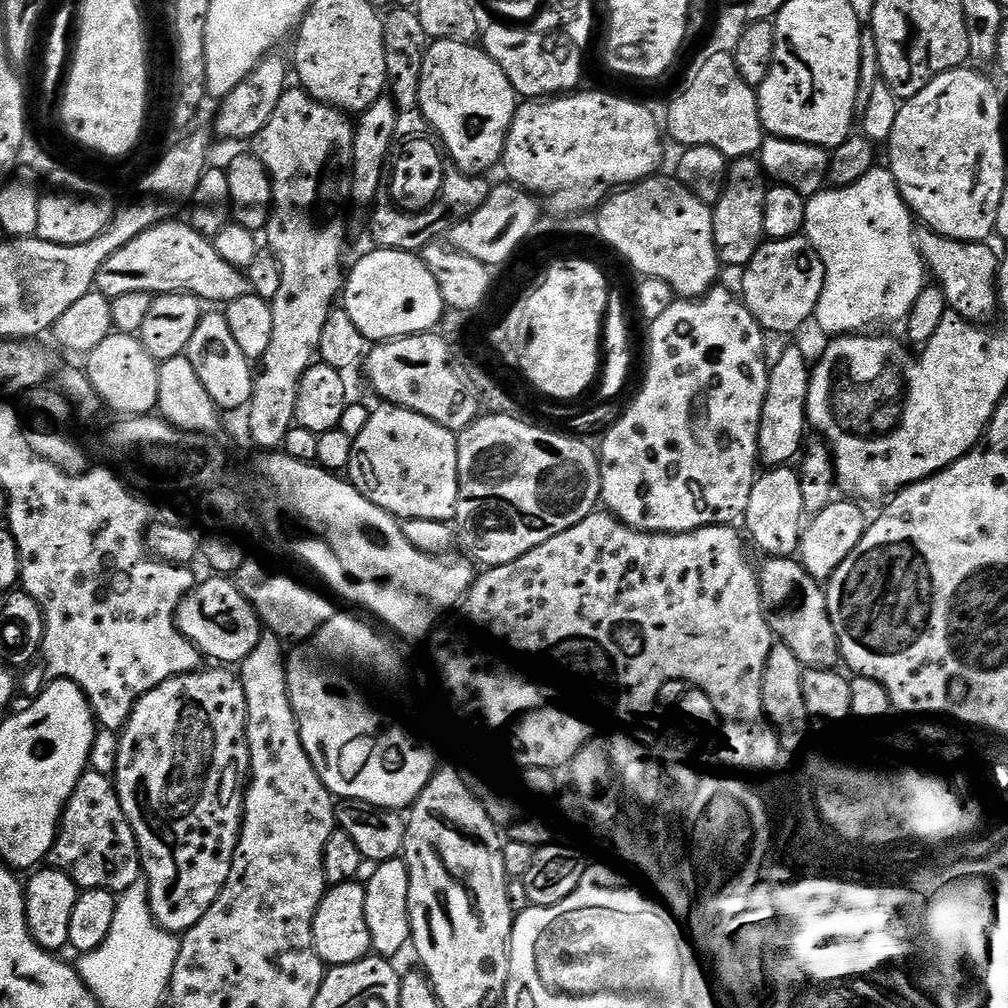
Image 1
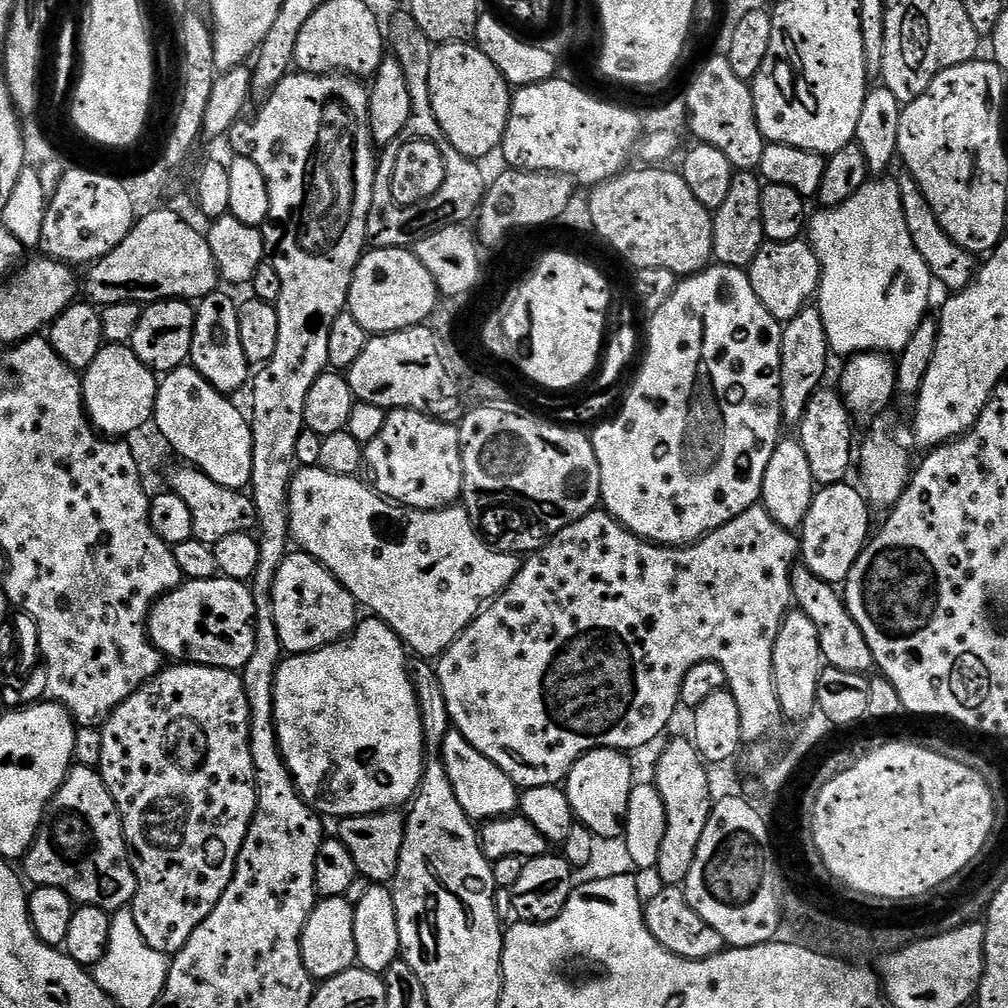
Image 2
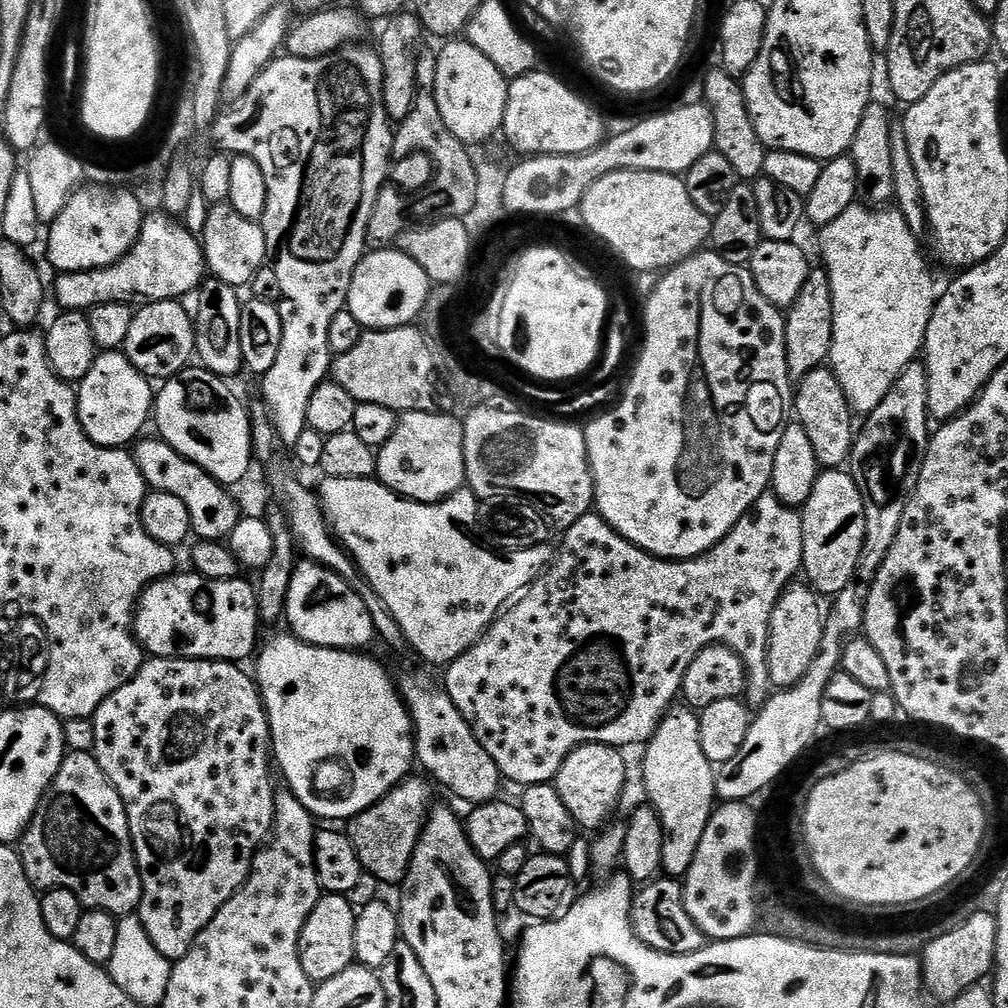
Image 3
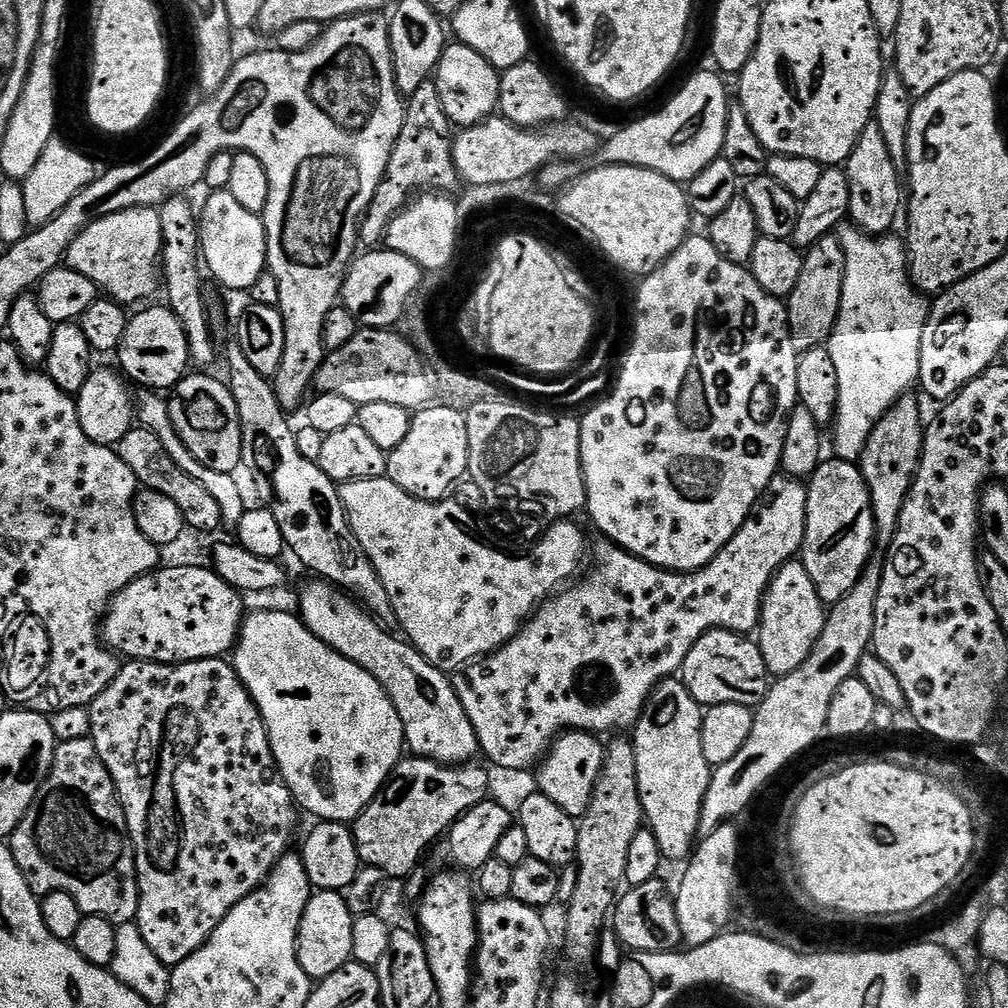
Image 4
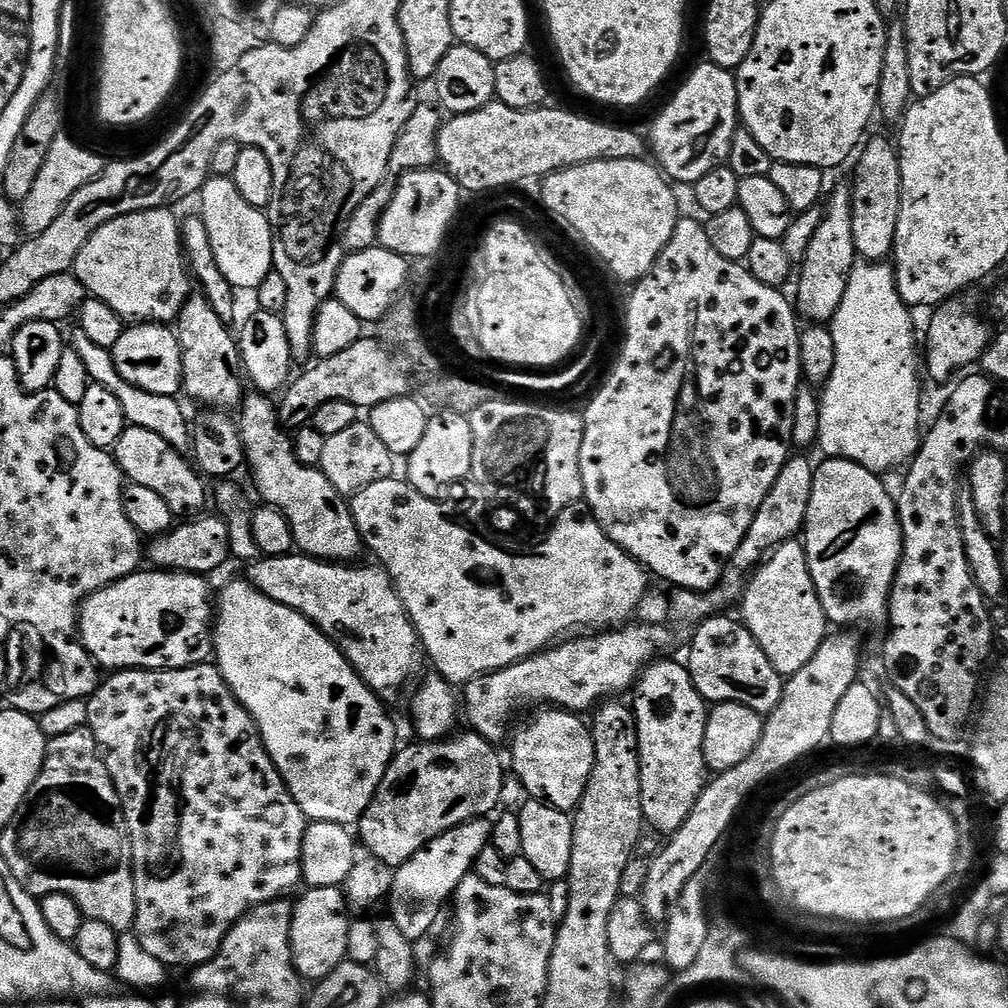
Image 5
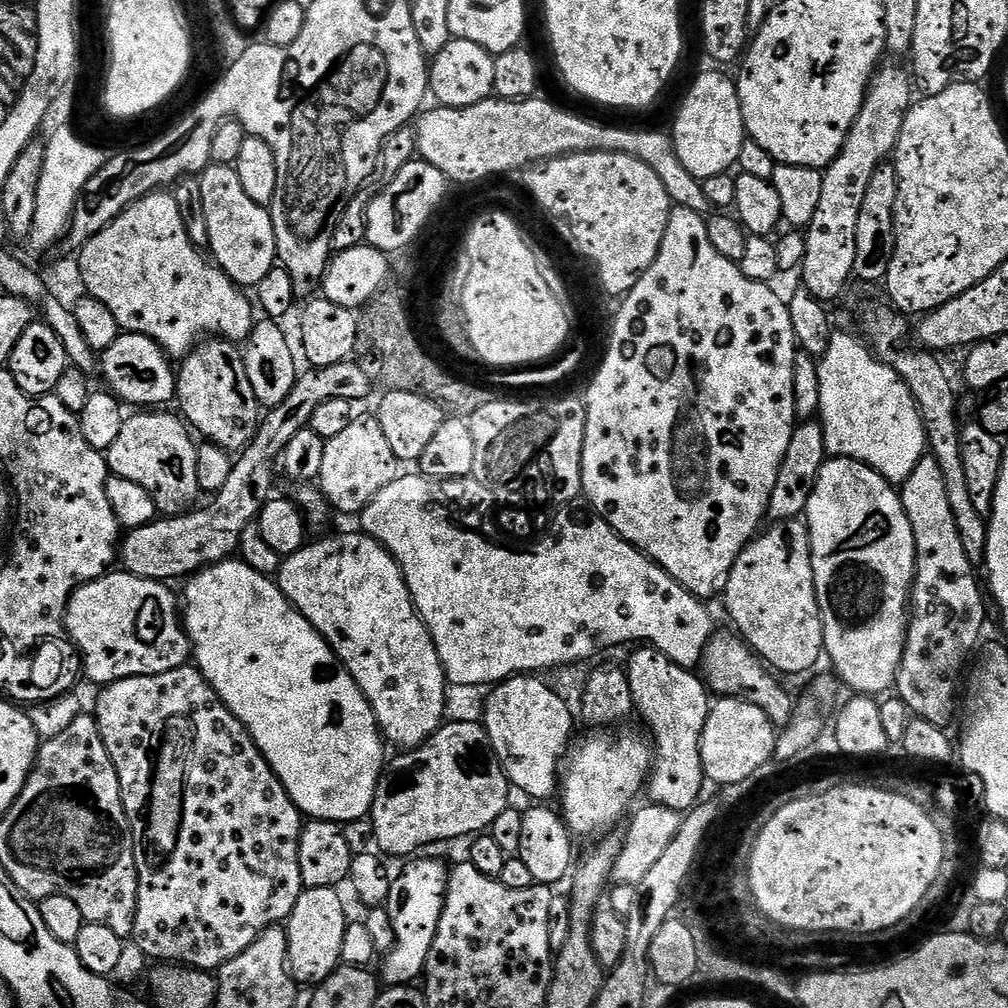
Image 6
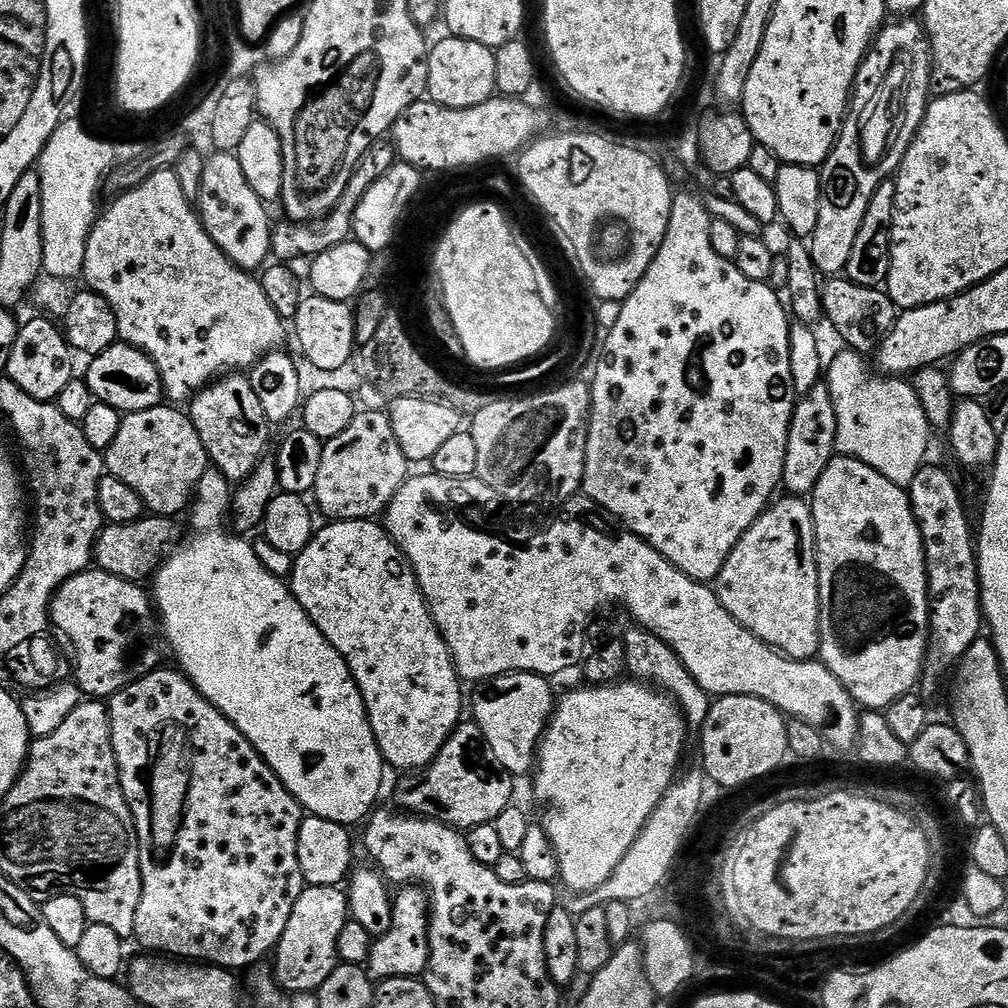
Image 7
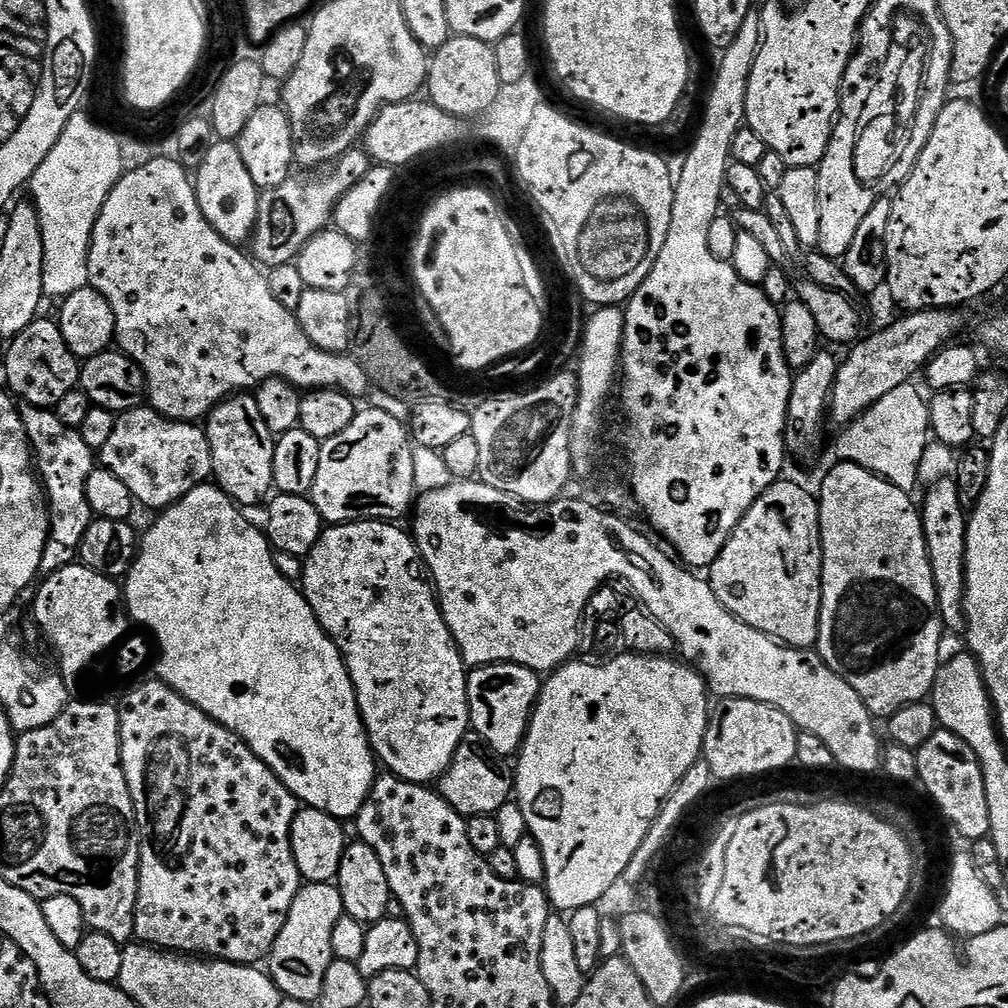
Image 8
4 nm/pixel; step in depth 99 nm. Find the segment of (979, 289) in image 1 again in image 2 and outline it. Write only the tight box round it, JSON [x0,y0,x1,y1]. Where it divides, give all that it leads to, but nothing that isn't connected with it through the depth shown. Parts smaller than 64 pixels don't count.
[899,174,978,290]

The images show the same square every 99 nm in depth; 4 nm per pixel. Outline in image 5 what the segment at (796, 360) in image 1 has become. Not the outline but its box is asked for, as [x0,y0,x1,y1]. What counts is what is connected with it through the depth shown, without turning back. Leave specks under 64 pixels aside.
[794,187,858,325]

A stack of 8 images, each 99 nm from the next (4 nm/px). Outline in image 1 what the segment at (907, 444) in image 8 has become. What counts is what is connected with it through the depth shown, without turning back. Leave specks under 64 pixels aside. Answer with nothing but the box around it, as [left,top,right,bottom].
[803,166,926,338]

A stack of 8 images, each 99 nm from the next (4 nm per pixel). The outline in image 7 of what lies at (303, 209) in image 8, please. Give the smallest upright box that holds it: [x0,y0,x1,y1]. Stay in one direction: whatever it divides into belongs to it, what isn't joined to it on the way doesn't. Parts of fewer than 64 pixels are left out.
[272,138,397,262]

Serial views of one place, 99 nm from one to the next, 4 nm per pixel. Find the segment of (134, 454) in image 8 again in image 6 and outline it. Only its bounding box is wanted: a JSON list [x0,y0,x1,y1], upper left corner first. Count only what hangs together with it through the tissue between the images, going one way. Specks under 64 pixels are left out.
[108,410,202,517]

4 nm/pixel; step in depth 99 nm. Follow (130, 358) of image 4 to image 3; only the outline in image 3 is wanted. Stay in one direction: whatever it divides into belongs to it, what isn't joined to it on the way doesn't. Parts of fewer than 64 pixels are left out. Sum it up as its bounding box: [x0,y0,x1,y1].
[122,300,197,382]

